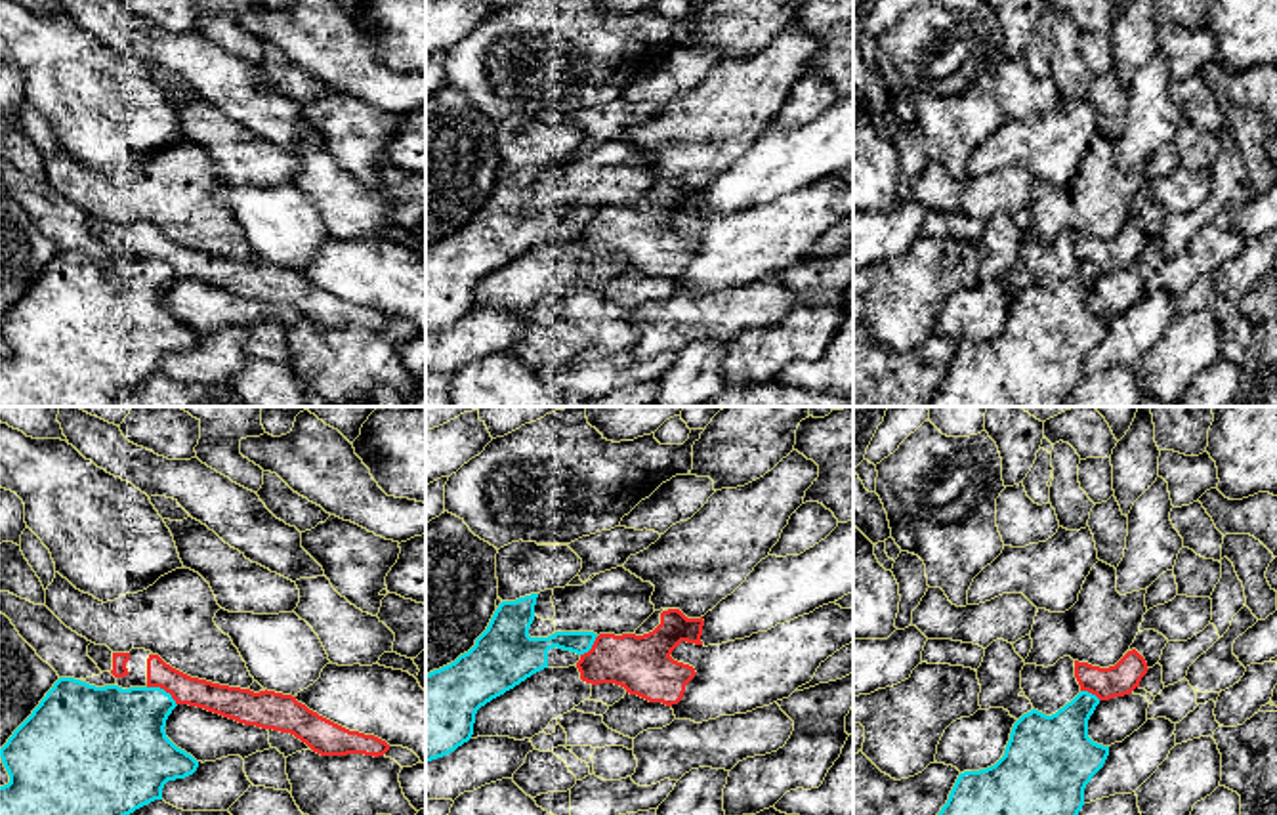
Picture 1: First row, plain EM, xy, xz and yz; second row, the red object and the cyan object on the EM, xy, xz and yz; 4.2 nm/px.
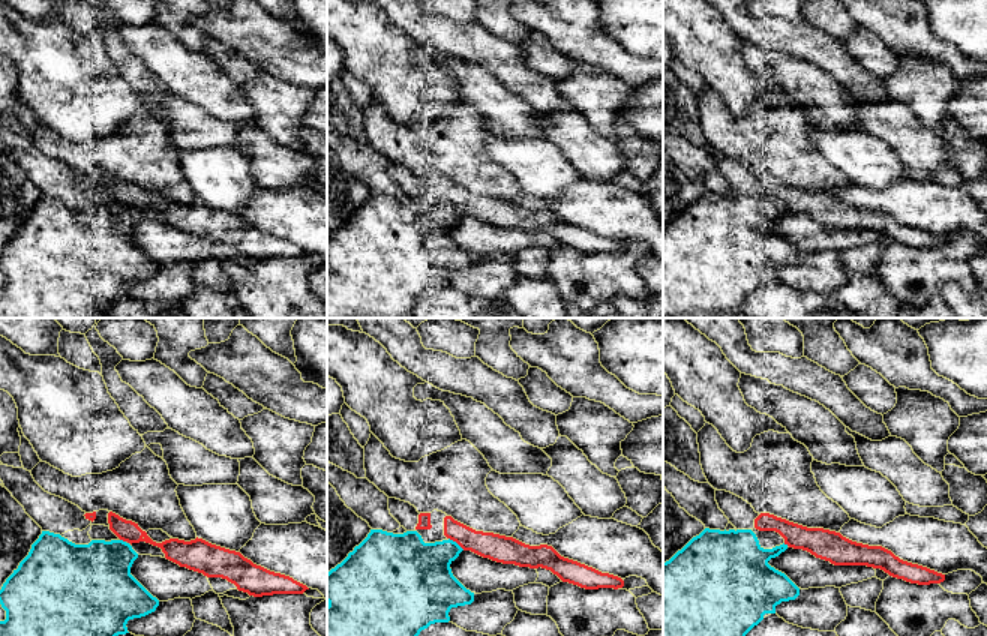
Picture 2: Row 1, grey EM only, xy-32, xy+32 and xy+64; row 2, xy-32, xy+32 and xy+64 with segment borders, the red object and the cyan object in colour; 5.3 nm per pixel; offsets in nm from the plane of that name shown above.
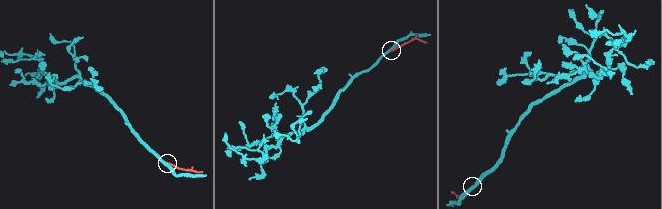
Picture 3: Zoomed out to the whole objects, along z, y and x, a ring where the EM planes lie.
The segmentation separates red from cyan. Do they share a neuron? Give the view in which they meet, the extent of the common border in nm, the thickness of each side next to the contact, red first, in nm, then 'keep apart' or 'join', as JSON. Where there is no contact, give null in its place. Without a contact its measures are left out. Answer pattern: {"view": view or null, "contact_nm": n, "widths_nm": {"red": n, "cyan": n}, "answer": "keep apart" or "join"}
{"view": "xy", "contact_nm": 150, "widths_nm": {"red": 130, "cyan": 360}, "answer": "keep apart"}

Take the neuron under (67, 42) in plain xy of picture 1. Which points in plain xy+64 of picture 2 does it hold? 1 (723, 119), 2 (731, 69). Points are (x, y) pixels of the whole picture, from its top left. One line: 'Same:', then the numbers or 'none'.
Same: 2

